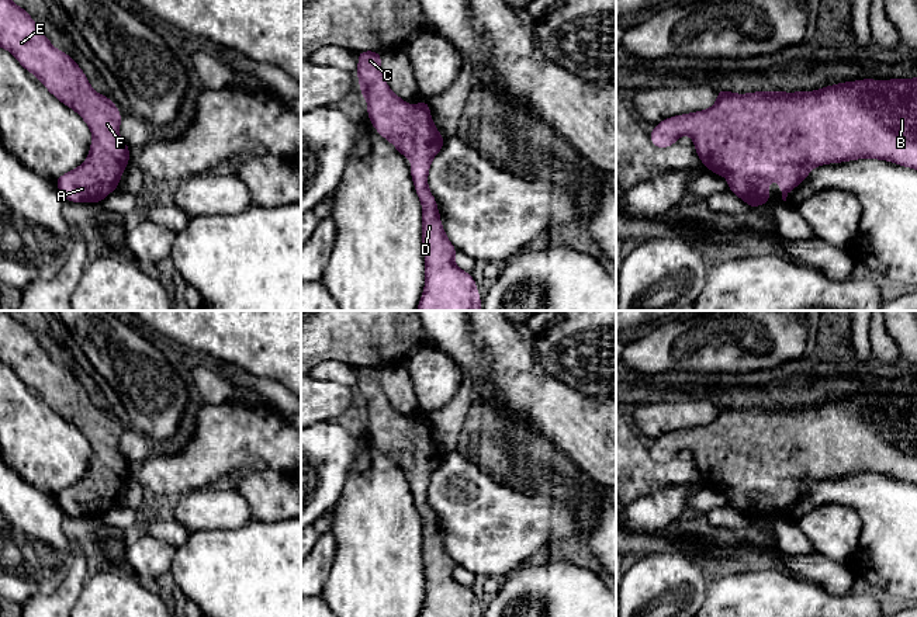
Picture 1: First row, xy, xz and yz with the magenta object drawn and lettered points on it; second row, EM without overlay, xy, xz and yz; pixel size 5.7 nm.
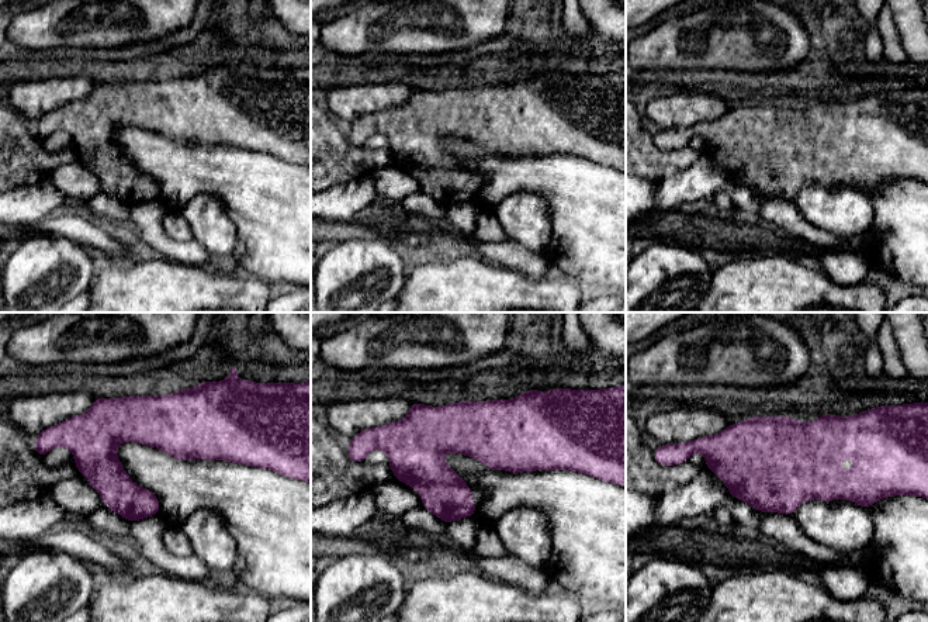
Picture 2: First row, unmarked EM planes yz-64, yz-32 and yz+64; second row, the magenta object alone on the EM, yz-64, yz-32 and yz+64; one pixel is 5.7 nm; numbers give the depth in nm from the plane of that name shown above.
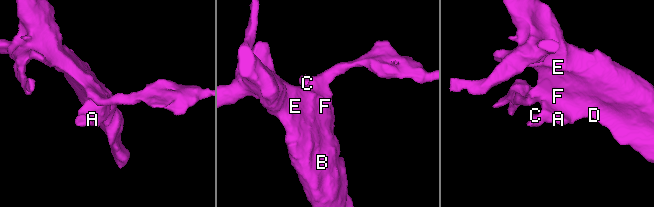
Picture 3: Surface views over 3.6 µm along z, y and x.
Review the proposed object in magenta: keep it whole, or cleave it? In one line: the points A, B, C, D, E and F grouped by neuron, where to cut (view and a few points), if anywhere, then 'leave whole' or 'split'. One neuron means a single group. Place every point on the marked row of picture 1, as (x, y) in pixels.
A B C D E F; no cut; leave whole

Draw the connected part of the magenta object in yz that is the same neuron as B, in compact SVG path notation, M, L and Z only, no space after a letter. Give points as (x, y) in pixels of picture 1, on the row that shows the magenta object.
M917 77L878 82L862 79L837 83L814 91L736 94L719 89L716 104L703 111L669 117L660 121L648 134L654 146L667 149L682 135L689 135L695 150L707 170L724 176L729 190L745 201L751 209L771 201L767 180L779 181L782 200L797 187L813 167L855 159L880 159L917 170Z

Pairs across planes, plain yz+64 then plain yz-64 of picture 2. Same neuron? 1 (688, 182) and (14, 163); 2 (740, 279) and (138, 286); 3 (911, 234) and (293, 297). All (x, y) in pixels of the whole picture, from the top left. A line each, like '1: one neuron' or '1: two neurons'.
1: two neurons
2: one neuron
3: two neurons

